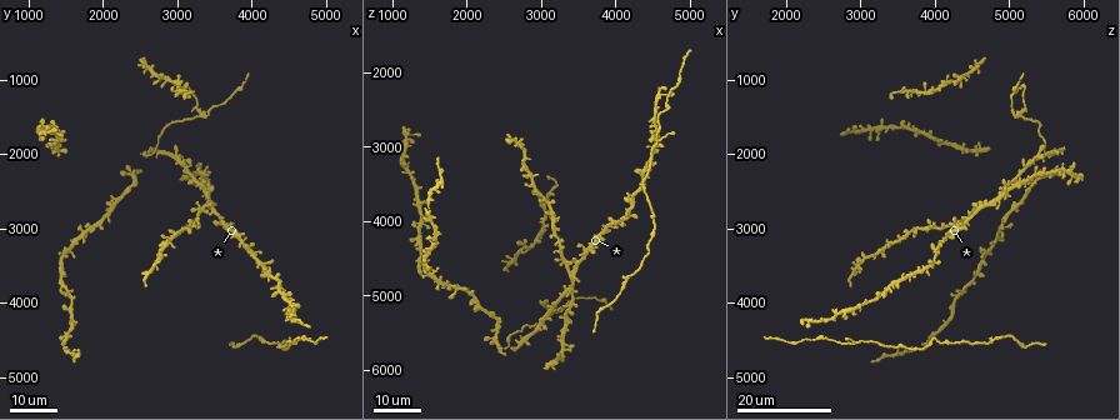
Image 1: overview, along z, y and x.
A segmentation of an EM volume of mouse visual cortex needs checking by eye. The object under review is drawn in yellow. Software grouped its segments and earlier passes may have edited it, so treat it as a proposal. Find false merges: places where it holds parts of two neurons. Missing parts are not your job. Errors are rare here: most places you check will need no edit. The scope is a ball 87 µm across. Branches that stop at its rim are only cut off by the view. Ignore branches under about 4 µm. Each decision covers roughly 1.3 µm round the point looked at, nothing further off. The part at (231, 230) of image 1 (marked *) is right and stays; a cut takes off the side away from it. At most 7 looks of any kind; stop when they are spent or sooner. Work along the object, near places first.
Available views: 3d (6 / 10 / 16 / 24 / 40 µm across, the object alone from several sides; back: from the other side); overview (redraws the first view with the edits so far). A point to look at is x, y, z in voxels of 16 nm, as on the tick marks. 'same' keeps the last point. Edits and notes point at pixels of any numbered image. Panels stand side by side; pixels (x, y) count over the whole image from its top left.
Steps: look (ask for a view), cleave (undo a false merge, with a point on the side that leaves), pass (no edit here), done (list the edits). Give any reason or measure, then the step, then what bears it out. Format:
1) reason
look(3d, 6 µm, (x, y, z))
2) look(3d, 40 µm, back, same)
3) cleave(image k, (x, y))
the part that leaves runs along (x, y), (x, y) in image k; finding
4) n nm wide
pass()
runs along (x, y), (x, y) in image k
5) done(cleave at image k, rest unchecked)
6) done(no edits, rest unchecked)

three-way junction
look(3d, 24 µm, (3350, 1450, 5150))

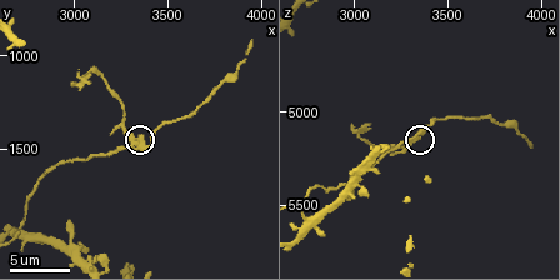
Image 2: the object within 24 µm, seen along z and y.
look(3d, 6 µm, (3320, 1440, 5140))

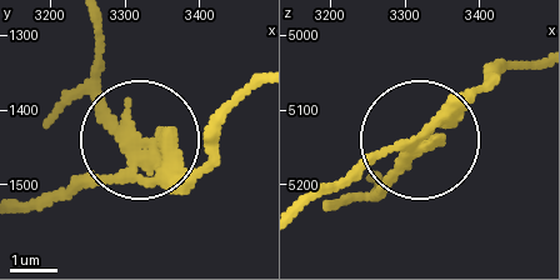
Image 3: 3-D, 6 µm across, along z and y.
look(3d, 6 µm, back, (3330, 1450, 5145))

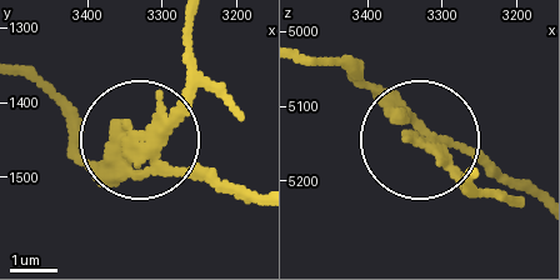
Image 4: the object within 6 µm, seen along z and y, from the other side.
3 arms
cleave(image 4, (183, 114))
the part that leaves runs along (150, 155), (186, 88), (186, 28) in image 4; a second neuron is stuck on

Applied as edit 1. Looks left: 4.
two arms at a narrow angle
look(3d, 16 µm, (2900, 1050, 4250))

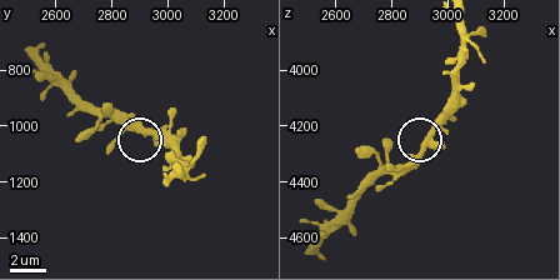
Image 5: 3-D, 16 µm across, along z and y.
look(3d, 10 µm, (2940, 1020, 4240))

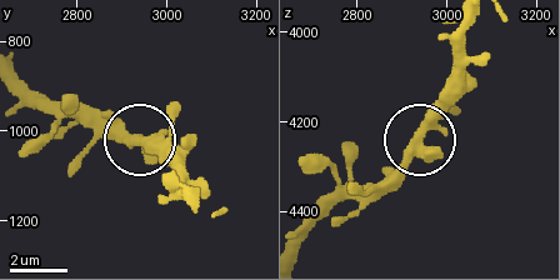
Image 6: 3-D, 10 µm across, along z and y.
5 arms
pass()
one neuron here

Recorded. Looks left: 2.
calibre changes
look(3d, 24 µm, (3200, 1150, 3500))

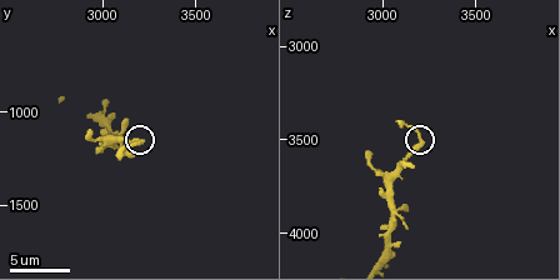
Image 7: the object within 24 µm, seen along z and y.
look(3d, 10 µm, (3200, 1160, 3520))

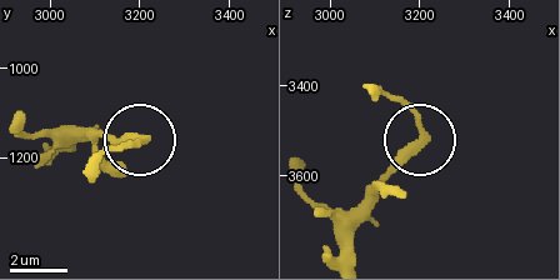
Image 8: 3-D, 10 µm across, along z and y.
pass()
continuous, no second neuron

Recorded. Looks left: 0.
done(cleave at image 4, rest unchecked)

